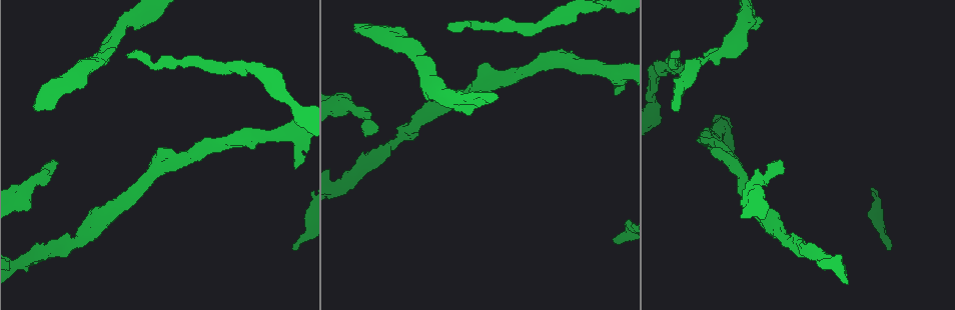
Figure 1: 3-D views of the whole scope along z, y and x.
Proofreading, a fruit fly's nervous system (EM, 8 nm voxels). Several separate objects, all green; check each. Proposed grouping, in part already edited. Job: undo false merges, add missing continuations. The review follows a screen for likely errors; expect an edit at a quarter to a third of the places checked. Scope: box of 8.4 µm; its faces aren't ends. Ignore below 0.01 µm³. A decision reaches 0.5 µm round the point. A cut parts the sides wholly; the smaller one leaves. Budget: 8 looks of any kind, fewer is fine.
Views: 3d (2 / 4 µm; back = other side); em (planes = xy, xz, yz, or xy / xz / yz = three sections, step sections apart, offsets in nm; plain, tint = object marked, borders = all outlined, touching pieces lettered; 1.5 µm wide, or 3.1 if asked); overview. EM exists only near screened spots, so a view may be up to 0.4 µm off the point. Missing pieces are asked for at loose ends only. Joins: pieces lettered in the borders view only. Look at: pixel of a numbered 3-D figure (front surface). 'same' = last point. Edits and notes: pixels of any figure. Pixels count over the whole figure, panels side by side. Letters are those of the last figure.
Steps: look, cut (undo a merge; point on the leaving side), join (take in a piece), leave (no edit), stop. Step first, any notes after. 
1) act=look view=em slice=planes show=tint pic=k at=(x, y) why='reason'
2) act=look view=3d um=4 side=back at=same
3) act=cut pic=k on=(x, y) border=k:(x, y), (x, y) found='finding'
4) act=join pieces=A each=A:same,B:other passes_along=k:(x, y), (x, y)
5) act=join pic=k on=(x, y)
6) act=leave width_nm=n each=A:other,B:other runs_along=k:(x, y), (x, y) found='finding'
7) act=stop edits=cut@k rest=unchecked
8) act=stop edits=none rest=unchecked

act=look view=3d um=2 side=back pic=1 at=(689, 66) why='two arms at a narrow angle'

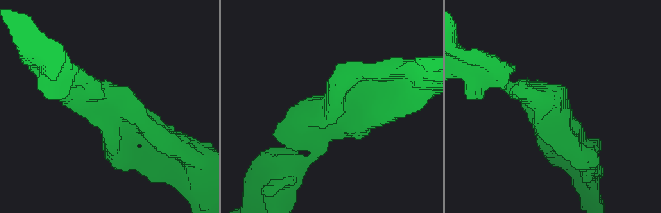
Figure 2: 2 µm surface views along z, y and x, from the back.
act=look view=em slice=xy step=4 show=borders pic=2 at=(113, 108)

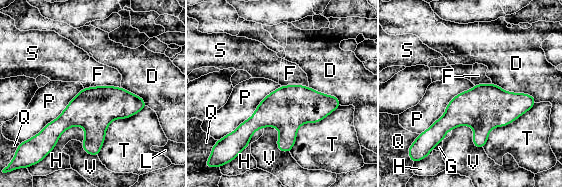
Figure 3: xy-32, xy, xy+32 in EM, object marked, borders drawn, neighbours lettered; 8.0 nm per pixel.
act=leave each=D:other,F:other,G:other,H:other,L:other,P:other,Q:other,S:other,T:other,V:other runs_along=3:(532, 102), (467, 108), (420, 137) found='one cell here'

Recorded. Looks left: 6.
act=look view=3d um=2 pic=1 at=(672, 108) why='branch stops here'

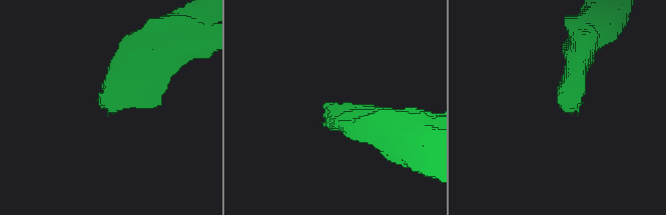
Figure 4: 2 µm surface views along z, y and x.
act=look view=em slice=planes show=borders pic=4 at=(327, 103) why='shape alone is not enough'

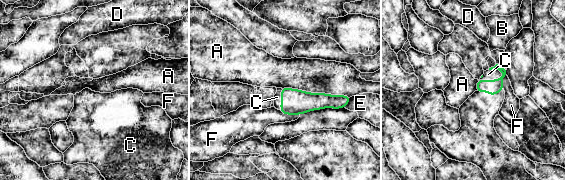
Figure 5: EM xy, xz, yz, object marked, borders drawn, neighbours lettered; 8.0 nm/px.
act=join pieces=C each=A:other,B:other,C:same,D:other,E:other,F:other passes_along=5:(491, 87), (491, 80), (488, 74) found='it goes on there'

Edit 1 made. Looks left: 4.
act=look view=3d um=2 pic=1 at=(481, 65) why='branch stops here'

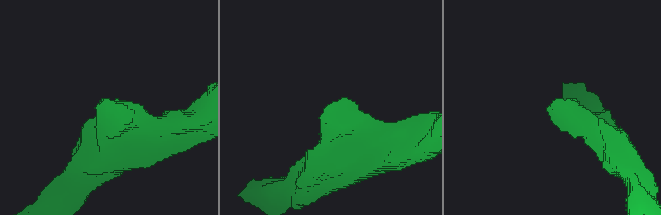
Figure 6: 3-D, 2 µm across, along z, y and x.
act=look view=em slice=planes show=plain pic=6 at=(330, 104)

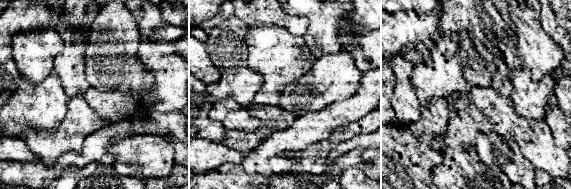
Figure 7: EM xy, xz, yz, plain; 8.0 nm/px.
act=look view=em slice=planes show=borders at=same

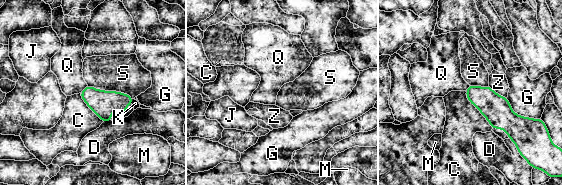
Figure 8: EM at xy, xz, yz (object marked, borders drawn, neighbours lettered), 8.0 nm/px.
act=leave width_nm=200 each=C:other,D:other,G:other,J:other,K:other,M:other,Q:other,S:other,Z:other border=8:(464, 91), (467, 99), (492, 128) found='no lettered piece goes on from it'

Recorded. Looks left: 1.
act=stop edits=join@5 rest=unchecked

